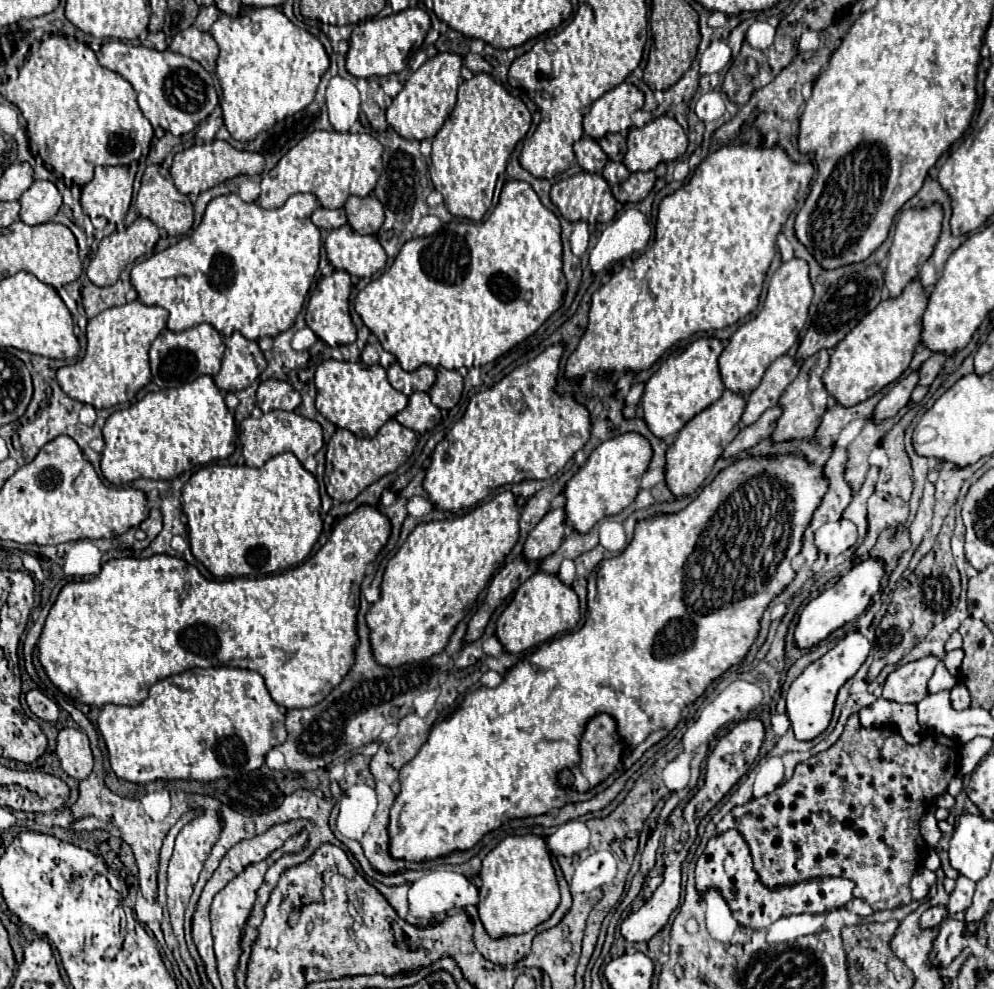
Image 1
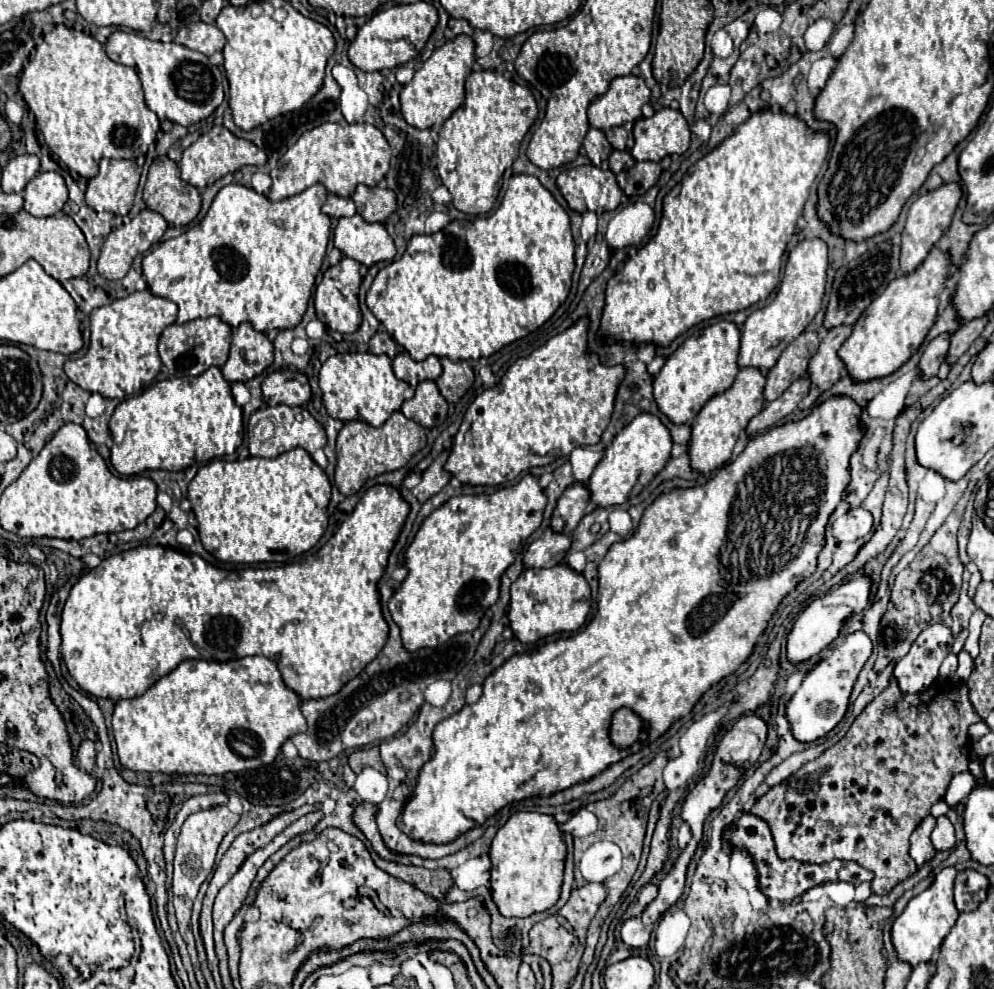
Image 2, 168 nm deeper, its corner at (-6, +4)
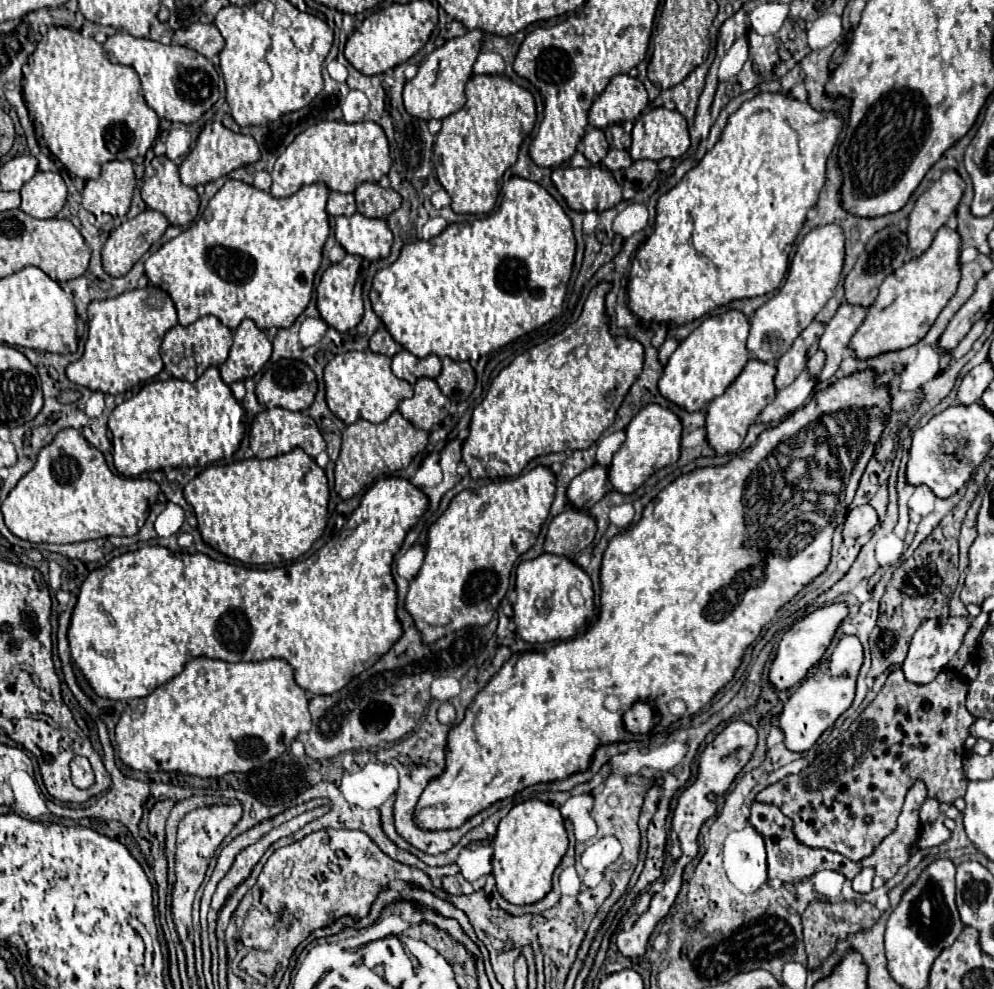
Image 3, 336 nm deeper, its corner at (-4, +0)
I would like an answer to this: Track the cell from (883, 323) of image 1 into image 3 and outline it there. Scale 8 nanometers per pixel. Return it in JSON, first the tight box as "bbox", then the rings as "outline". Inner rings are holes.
{"bbox":[849,226,961,360],"outline":[[[943,226],[937,232],[931,246],[919,258],[905,262],[899,270],[887,276],[887,280],[879,288],[879,296],[867,308],[863,324],[857,328],[857,332],[849,342],[849,348],[855,352],[855,358],[869,360],[885,352],[905,350],[923,340],[931,324],[937,320],[939,312],[957,292],[959,250],[961,250],[959,234]]]}

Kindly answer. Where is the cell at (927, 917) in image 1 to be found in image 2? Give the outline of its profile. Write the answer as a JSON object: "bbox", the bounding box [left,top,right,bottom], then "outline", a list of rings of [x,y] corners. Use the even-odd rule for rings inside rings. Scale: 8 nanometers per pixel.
{"bbox":[891,868,959,968],"outline":[[[943,868],[935,876],[933,884],[925,892],[921,892],[919,896],[911,898],[909,904],[905,906],[903,914],[895,918],[893,928],[891,928],[891,942],[893,942],[897,958],[901,962],[907,962],[915,968],[921,962],[933,960],[937,948],[941,946],[945,936],[955,926],[957,916],[959,916],[959,910],[955,908],[955,902],[953,902],[953,880],[955,880],[955,876],[957,876],[955,868]]]}

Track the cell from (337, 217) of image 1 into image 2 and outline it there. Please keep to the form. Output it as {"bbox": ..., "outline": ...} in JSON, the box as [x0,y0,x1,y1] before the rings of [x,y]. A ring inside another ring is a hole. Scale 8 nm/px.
{"bbox":[323,194,355,218],"outline":[[[329,194],[327,196],[327,202],[323,206],[323,212],[327,216],[333,216],[333,218],[343,218],[343,216],[353,216],[355,214],[355,204],[351,198],[343,198],[343,196],[335,196],[335,194]]]}

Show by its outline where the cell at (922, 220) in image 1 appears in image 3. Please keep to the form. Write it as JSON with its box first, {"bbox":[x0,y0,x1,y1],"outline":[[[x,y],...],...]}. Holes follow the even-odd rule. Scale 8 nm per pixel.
{"bbox":[907,170,965,258],"outline":[[[947,170],[943,172],[943,176],[939,178],[939,182],[931,184],[931,188],[927,188],[915,202],[915,208],[913,212],[909,214],[909,226],[907,226],[907,240],[909,240],[909,254],[911,258],[917,258],[921,256],[929,244],[933,242],[937,230],[941,226],[945,226],[945,222],[949,220],[949,216],[953,214],[953,210],[957,210],[957,204],[963,196],[963,188],[965,188],[965,182],[961,180],[961,176],[953,170]]]}

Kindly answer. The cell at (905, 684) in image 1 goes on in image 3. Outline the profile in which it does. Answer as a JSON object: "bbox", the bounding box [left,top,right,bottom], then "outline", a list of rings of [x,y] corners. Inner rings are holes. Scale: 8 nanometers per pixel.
{"bbox":[901,616,969,684],"outline":[[[953,616],[923,622],[919,626],[919,630],[915,632],[911,644],[909,644],[909,654],[907,654],[905,662],[901,664],[901,670],[903,670],[905,678],[913,684],[929,684],[943,668],[947,668],[949,660],[959,650],[967,628],[969,628],[967,618],[953,618]]]}

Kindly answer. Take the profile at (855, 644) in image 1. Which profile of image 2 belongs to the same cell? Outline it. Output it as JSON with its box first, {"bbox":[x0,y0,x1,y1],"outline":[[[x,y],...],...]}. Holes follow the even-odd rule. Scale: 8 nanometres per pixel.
{"bbox":[787,632,873,742],"outline":[[[853,632],[849,634],[843,644],[835,646],[831,650],[831,656],[823,658],[805,678],[799,690],[793,694],[789,706],[787,706],[787,720],[791,724],[791,732],[801,742],[815,742],[817,738],[825,736],[829,730],[833,730],[841,718],[845,716],[845,710],[849,706],[849,696],[853,690],[853,684],[869,660],[873,650],[873,644],[865,632]]]}

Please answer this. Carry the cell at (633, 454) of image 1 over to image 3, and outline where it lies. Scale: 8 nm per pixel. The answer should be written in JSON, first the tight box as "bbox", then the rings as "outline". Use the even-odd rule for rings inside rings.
{"bbox":[607,404,681,494],"outline":[[[649,404],[647,408],[643,408],[643,412],[639,412],[625,428],[625,442],[613,454],[613,460],[607,468],[607,482],[611,490],[619,494],[631,494],[653,472],[675,464],[679,460],[679,448],[681,448],[679,442],[681,442],[681,422],[673,412],[657,404]]]}

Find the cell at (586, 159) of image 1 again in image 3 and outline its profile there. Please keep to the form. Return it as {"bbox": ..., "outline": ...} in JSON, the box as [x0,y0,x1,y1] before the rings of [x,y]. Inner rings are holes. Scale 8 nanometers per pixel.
{"bbox":[583,128,609,164],"outline":[[[589,128],[583,136],[583,154],[591,164],[601,164],[601,160],[607,156],[609,144],[605,140],[605,134],[599,128]]]}

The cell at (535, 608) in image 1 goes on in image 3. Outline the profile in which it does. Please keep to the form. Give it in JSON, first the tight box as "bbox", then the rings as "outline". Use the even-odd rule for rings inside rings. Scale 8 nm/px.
{"bbox":[513,554,593,644],"outline":[[[541,554],[535,560],[525,560],[517,566],[517,584],[515,584],[517,600],[513,604],[513,622],[517,626],[517,634],[529,644],[543,644],[553,640],[569,640],[577,634],[577,630],[593,618],[593,584],[585,570],[581,570],[573,560],[565,556]],[[577,588],[585,604],[573,606],[567,598],[567,592]]]}

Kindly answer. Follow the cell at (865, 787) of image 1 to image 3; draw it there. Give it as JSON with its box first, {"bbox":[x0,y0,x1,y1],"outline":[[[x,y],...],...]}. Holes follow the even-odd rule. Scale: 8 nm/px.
{"bbox":[755,670,975,862],"outline":[[[893,670],[881,692],[859,714],[859,718],[853,720],[847,732],[839,734],[805,770],[785,776],[761,790],[755,796],[755,802],[777,806],[793,820],[795,838],[809,848],[833,850],[853,862],[871,856],[883,838],[897,828],[897,816],[901,814],[905,794],[917,780],[927,786],[927,796],[937,798],[939,804],[953,804],[957,798],[965,796],[965,738],[975,722],[975,716],[965,708],[967,690],[967,682],[953,670],[941,672],[931,684],[923,686],[907,682],[901,670]]]}

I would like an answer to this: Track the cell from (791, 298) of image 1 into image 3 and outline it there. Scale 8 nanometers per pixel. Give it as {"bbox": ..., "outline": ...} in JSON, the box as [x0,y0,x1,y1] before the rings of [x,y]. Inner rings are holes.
{"bbox":[747,224,845,364],"outline":[[[835,224],[813,228],[797,244],[797,252],[791,260],[783,288],[767,304],[757,308],[757,312],[751,318],[751,330],[747,338],[747,350],[751,352],[751,358],[773,364],[791,348],[793,340],[813,322],[815,314],[833,296],[843,270],[843,256],[845,236],[843,230]]]}

